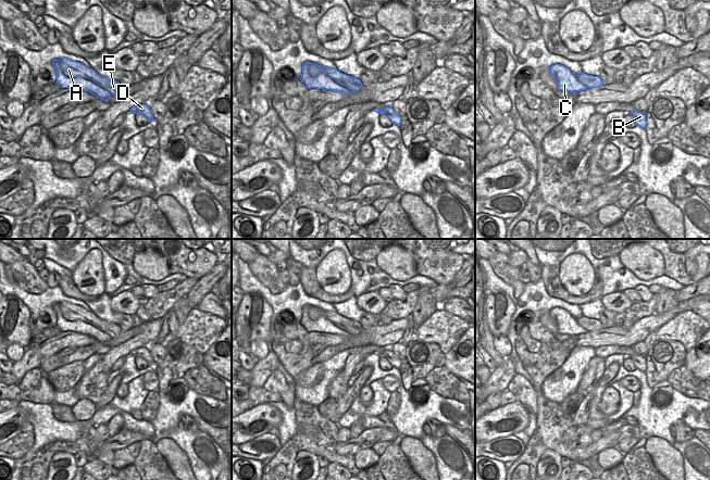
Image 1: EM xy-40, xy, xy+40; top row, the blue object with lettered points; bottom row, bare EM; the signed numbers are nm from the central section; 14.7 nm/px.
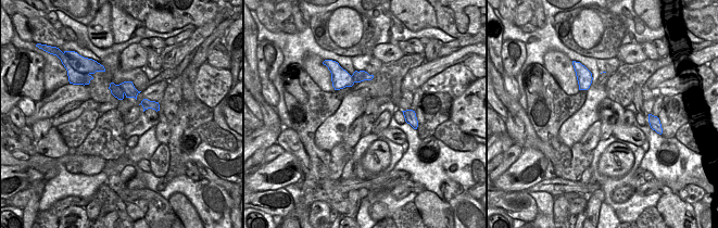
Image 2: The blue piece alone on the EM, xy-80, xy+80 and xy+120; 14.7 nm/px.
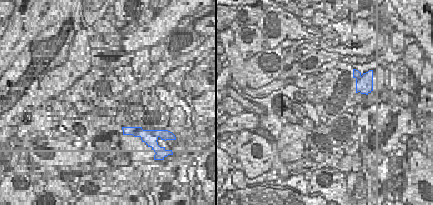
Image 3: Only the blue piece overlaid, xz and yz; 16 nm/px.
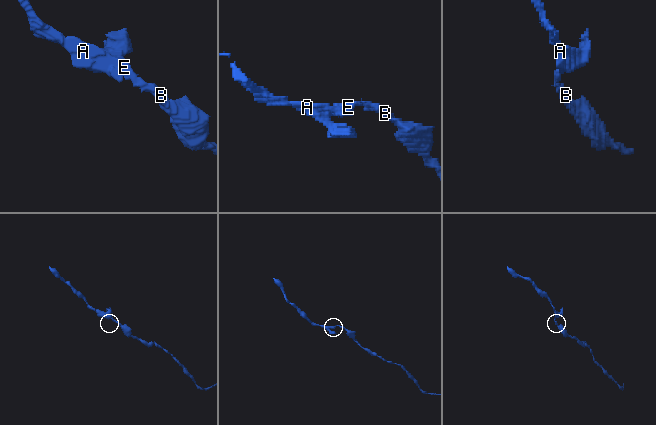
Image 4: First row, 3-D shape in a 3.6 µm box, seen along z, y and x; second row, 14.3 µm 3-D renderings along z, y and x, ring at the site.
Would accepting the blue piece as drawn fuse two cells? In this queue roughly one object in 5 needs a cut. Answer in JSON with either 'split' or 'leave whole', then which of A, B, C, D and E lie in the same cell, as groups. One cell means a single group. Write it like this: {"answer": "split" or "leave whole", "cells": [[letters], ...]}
{"answer": "leave whole", "cells": [["A", "B", "C", "D", "E"]]}

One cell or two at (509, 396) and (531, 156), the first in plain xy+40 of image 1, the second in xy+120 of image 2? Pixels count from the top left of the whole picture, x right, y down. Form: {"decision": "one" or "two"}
{"decision": "two"}

